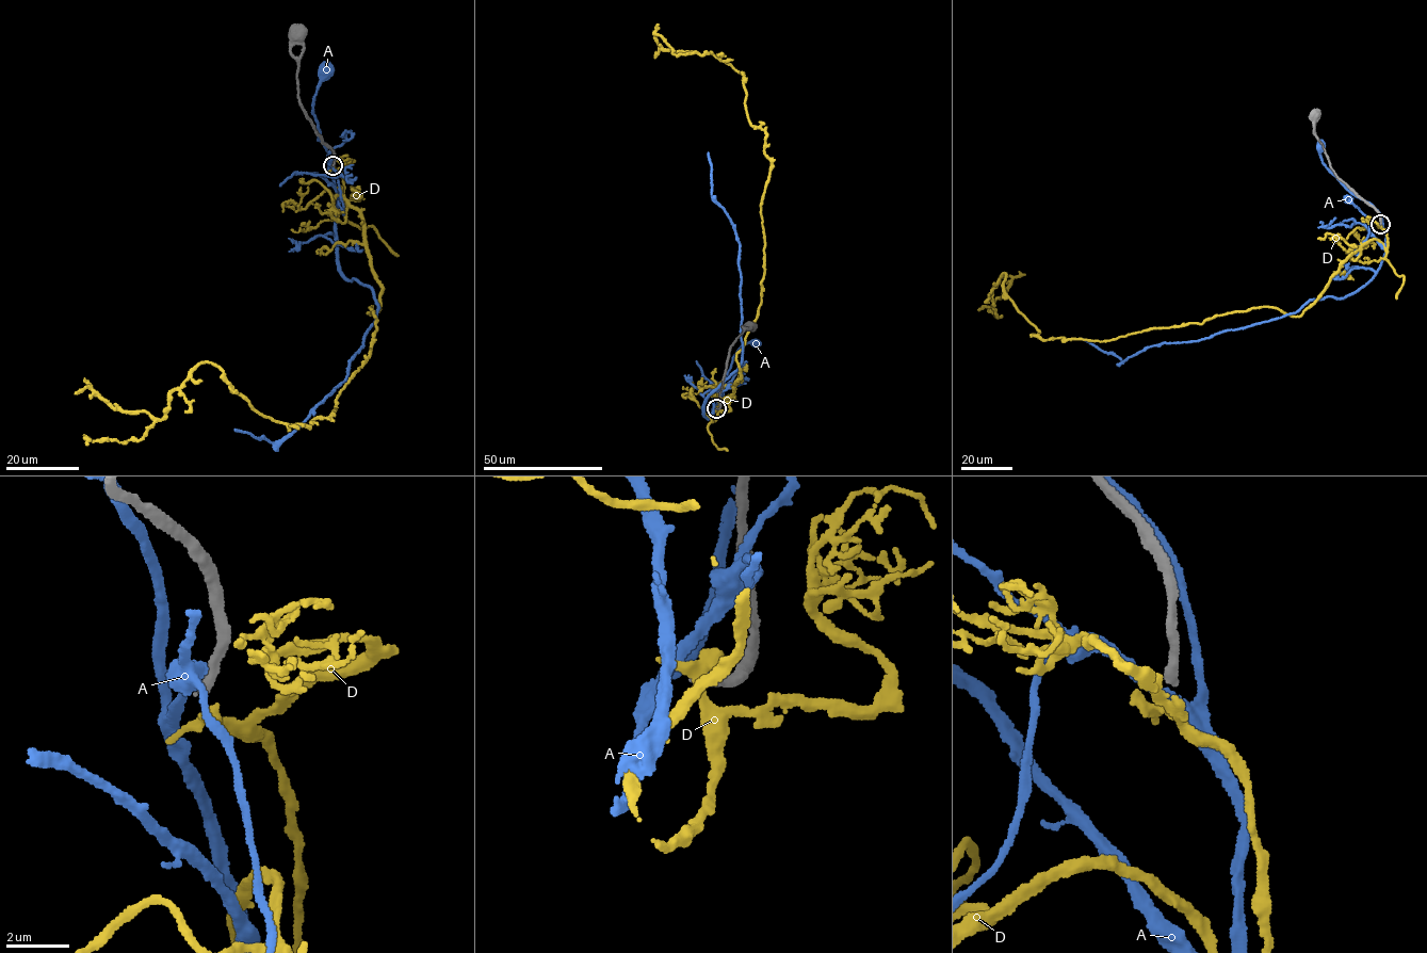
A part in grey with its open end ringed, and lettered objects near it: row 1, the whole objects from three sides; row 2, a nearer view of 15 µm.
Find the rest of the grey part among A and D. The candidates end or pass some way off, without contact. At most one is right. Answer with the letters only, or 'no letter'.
no letter

